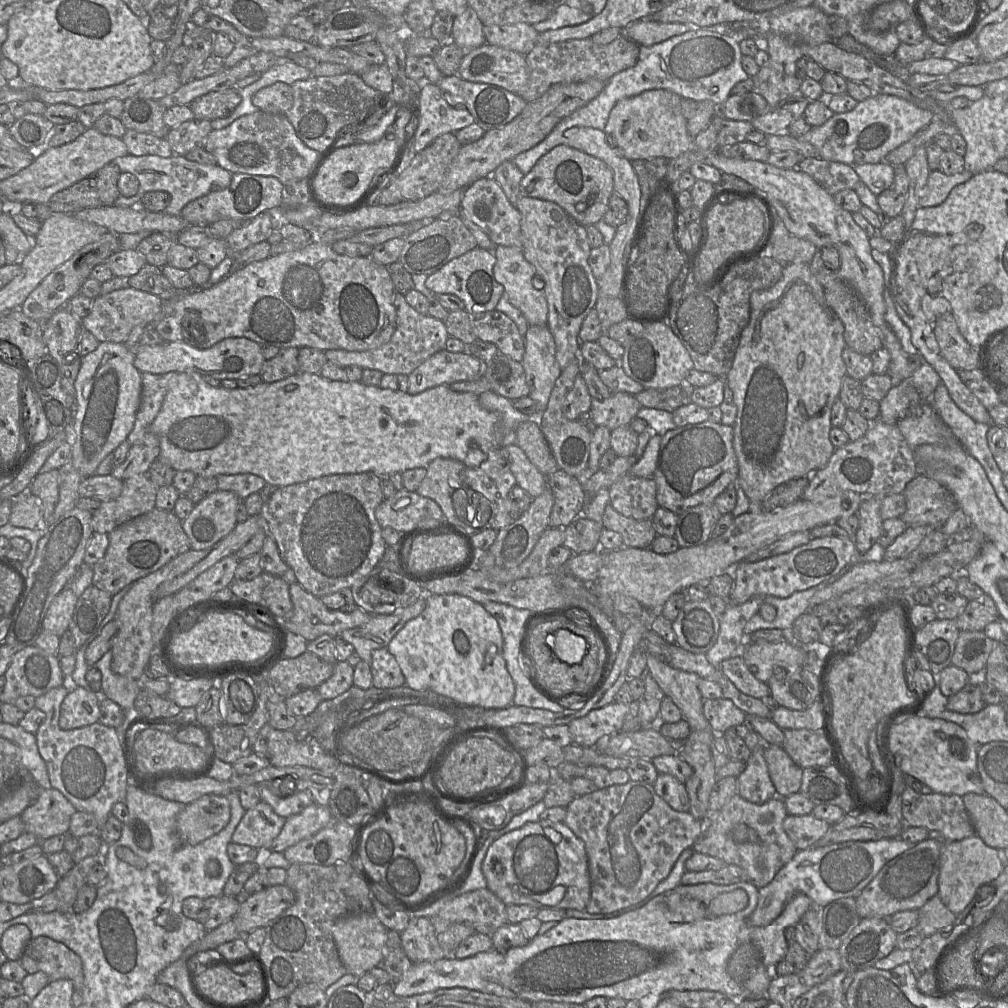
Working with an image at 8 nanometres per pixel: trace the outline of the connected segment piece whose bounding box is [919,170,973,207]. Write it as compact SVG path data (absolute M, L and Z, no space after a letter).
M932 170L925 187L920 192L920 207L934 207L942 204L955 186L966 182L972 176L973 174L967 170L954 175Z

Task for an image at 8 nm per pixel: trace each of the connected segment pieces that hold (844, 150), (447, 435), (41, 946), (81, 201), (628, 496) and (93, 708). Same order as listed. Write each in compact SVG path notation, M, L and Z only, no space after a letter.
M874 94L849 112L834 113L819 127L798 138L815 146L819 158L852 167L883 162L889 152L907 142L932 120L933 113L893 95Z
M181 372L170 388L156 418L150 426L151 432L158 438L160 453L158 459L172 467L175 471L191 471L197 476L217 477L219 475L254 474L276 487L306 482L315 478L333 474L358 474L374 472L378 476L389 476L402 473L413 468L426 468L436 458L450 458L464 463L468 467L478 467L487 458L491 450L501 448L503 427L497 413L484 409L479 403L479 396L471 392L456 392L448 385L439 385L419 394L382 389L378 386L367 386L359 382L333 381L322 377L319 373L298 372L282 380L262 382L248 388L228 389L208 384L204 376L196 372Z
M49 937L32 938L19 963L28 974L43 972L49 981L71 980L74 990L81 991L84 980L81 958L66 945Z
M110 162L72 186L55 193L48 205L52 213L73 214L86 208L112 206L120 196L119 167Z
M627 473L608 488L613 509L635 520L651 520L659 507L653 478L641 478Z
M77 687L65 696L59 714L59 727L72 730L98 722L100 709L97 693Z

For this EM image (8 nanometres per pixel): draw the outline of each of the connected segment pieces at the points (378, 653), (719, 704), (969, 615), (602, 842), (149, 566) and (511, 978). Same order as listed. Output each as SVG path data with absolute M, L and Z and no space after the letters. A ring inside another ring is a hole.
M387 648L373 651L370 669L373 687L389 689L405 685L405 677Z
M726 698L704 700L703 713L715 733L724 733L748 719L745 712Z
M987 594L968 601L965 610L955 619L961 631L983 631L986 625L1000 617L994 600Z
M630 780L626 784L612 785L580 797L575 797L574 800L566 807L566 810L566 818L563 823L585 844L585 850L588 858L591 894L589 903L584 911L590 914L611 913L645 899L661 881L668 877L681 853L687 848L691 848L702 832L702 823L700 820L697 820L690 812L674 810L656 793L653 785L641 781Z
M157 508L116 527L108 537L109 545L104 557L92 566L92 585L112 596L191 549L182 521L173 511Z
M749 881L733 884L702 883L682 885L663 892L641 908L626 912L610 919L564 918L557 926L542 936L536 936L527 945L507 950L492 949L465 959L447 957L436 961L412 962L400 981L393 986L397 996L413 996L442 988L466 988L497 996L521 999L530 1003L540 1001L564 1002L583 1005L591 998L602 996L607 999L621 998L625 1001L642 998L662 998L670 991L717 991L734 1002L741 1002L743 992L727 971L728 961L735 950L745 942L750 942L758 951L763 964L773 968L787 954L788 943L785 930L795 926L813 903L803 894L796 894L785 906L782 913L767 926L751 926L747 920L755 910L759 899L758 888ZM735 889L743 889L748 895L748 903L742 910L721 916L710 916L708 906L719 894Z

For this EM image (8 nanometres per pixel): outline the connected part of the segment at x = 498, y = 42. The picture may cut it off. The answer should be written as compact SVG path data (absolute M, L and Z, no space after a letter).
M520 22L506 25L484 25L483 34L487 44L526 55L537 44L539 33L532 25Z

